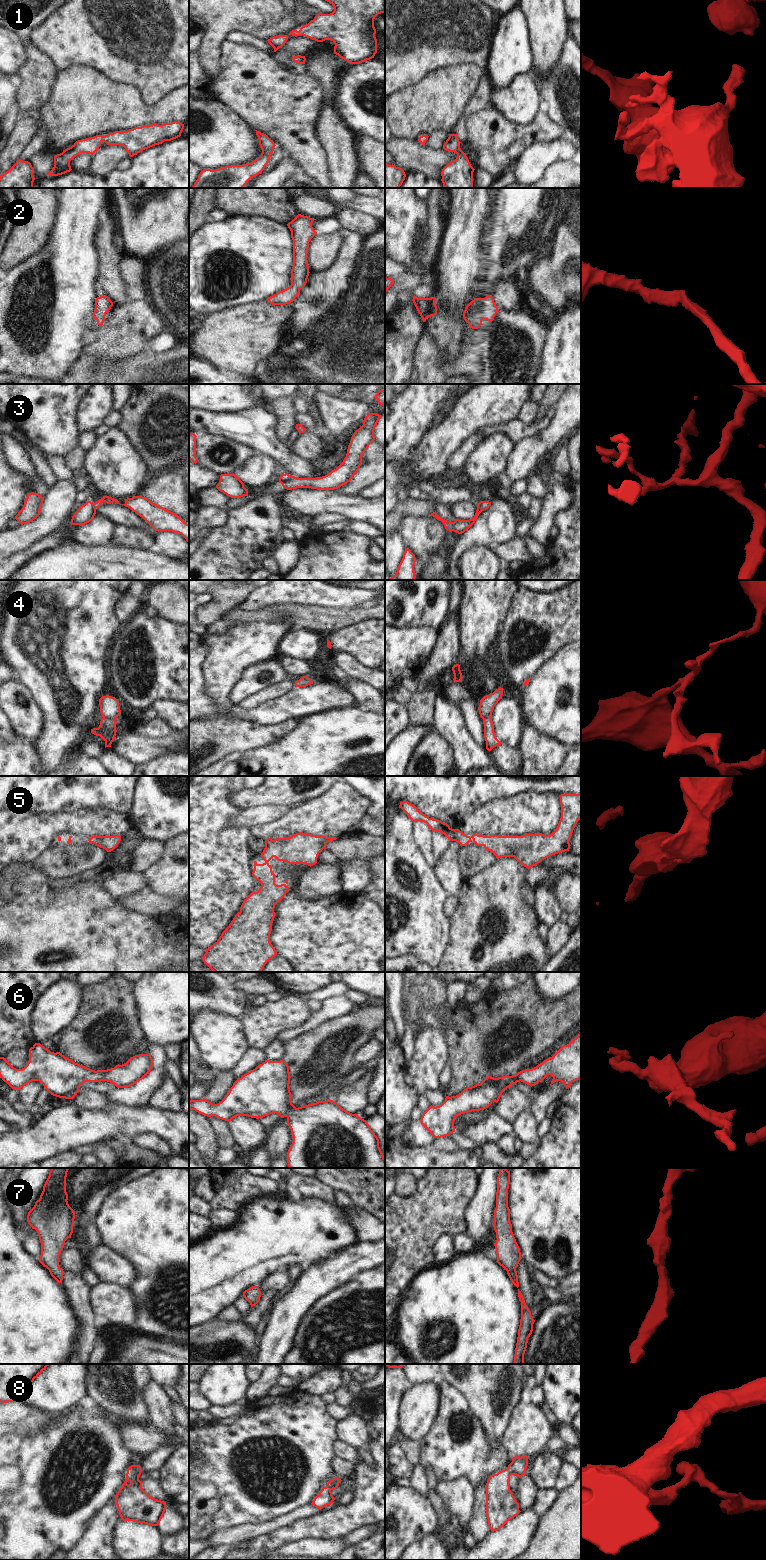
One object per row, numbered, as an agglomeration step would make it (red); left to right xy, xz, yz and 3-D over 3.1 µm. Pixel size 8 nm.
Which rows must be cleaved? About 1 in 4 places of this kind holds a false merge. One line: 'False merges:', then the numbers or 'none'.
False merges: 3, 4

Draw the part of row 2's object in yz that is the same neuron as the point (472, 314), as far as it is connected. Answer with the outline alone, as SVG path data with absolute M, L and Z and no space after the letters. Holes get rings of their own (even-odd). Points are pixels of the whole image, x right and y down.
M492 295L485 298L475 298L465 308L463 312L464 320L470 328L478 329L483 320L492 322L499 309L496 306Z

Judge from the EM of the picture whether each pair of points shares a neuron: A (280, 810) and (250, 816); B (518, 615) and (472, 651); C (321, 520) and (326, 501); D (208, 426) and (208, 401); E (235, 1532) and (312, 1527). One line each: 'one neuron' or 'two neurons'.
A: one neuron
B: two neurons
C: two neurons
D: two neurons
E: two neurons

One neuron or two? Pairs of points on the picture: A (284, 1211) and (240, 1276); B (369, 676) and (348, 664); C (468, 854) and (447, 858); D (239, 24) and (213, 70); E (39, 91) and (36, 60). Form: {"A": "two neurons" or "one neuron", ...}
{"A": "one neuron", "B": "one neuron", "C": "two neurons", "D": "one neuron", "E": "one neuron"}

